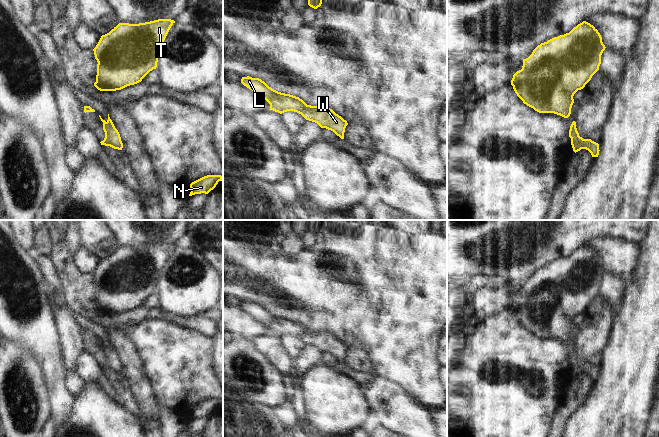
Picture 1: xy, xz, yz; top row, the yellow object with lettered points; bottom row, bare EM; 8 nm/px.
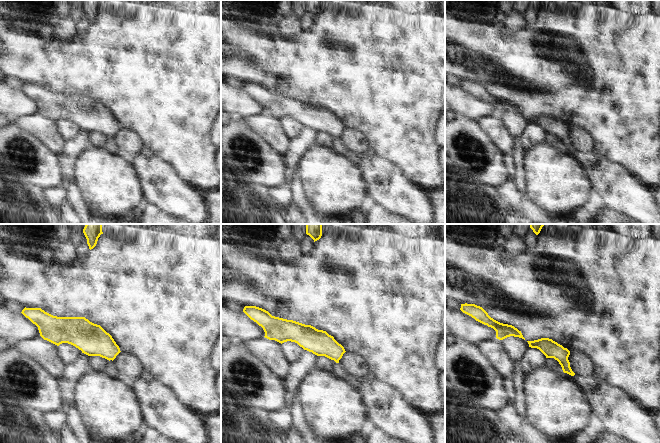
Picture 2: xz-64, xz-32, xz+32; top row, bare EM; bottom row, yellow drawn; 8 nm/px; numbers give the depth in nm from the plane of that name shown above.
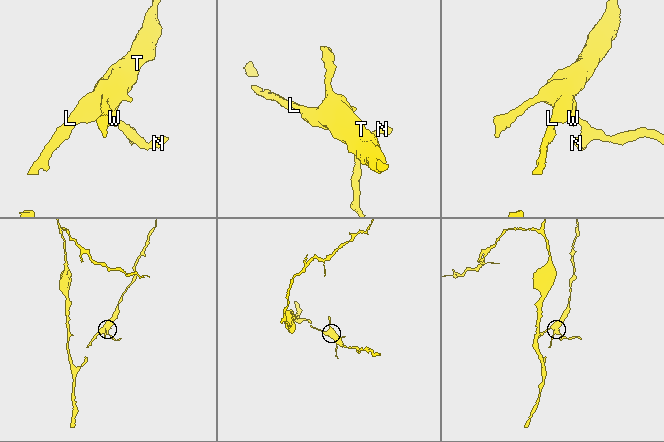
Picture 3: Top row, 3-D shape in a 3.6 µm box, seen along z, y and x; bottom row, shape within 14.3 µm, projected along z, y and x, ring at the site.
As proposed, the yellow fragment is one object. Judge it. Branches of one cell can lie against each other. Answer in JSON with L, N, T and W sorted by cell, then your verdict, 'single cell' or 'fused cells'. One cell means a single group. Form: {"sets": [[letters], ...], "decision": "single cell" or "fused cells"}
{"sets": [["L", "N", "T", "W"]], "decision": "single cell"}

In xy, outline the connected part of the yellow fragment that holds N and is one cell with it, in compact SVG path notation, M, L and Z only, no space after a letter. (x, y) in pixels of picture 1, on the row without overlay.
M207 399L190 408L191 416L189 420L195 418L208 418L213 414L219 405L222 405L221 399Z

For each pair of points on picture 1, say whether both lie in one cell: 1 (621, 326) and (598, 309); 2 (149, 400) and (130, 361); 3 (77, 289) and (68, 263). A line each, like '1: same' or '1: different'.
1: different
2: same
3: same

